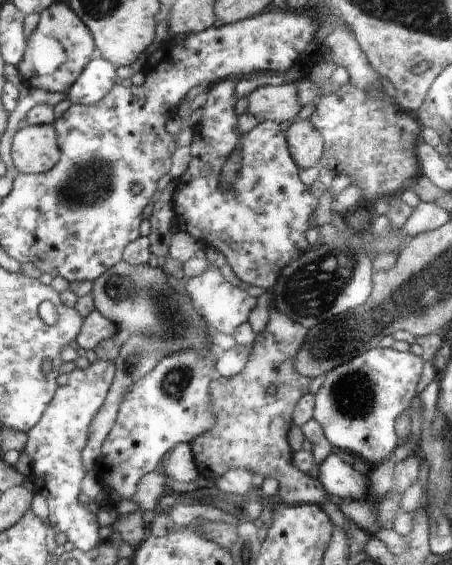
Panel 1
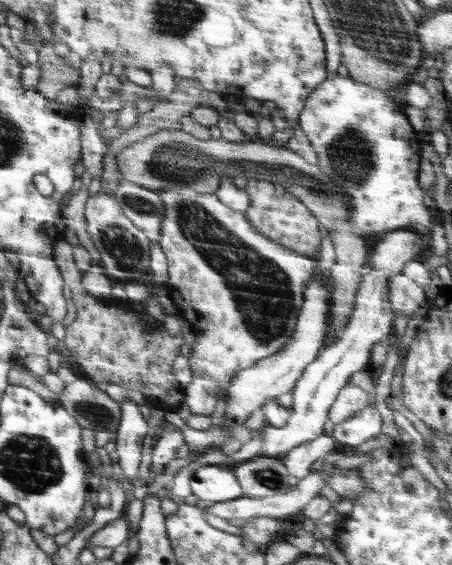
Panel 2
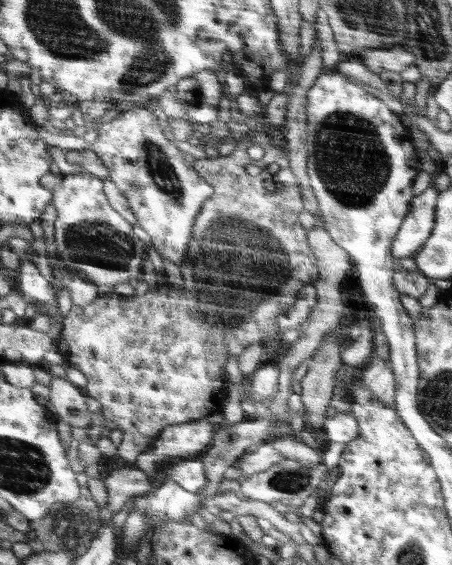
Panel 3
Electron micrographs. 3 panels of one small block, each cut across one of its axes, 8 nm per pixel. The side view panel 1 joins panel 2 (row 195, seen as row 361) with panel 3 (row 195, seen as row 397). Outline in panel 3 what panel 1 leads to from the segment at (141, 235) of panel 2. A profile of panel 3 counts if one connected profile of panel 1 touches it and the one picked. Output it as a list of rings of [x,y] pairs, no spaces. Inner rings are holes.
[[[50,172],[40,183],[53,192],[51,205],[58,212],[54,222],[56,256],[66,270],[82,273],[98,285],[98,296],[112,294],[118,282],[128,282],[142,272],[144,244],[139,235],[134,235],[136,229],[107,202],[101,178],[86,172],[56,177]]]

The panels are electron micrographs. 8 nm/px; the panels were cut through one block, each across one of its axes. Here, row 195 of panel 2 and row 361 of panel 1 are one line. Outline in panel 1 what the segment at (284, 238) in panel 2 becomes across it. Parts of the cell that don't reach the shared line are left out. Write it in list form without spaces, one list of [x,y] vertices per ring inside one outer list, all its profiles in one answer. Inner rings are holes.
[[[276,309],[268,312],[266,330],[257,334],[252,354],[240,373],[231,377],[216,375],[210,382],[211,414],[214,426],[190,440],[190,450],[200,476],[218,478],[231,467],[241,467],[278,481],[277,494],[288,505],[320,505],[328,500],[327,493],[316,477],[302,473],[292,465],[292,449],[288,432],[297,402],[308,393],[311,379],[296,372],[290,363],[304,344],[308,329]],[[274,386],[275,393],[268,392]]]

